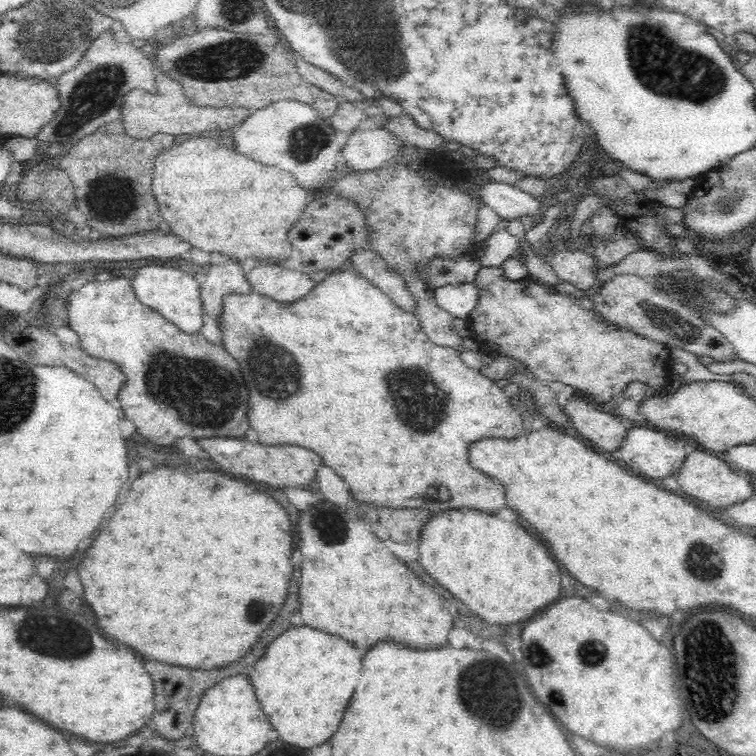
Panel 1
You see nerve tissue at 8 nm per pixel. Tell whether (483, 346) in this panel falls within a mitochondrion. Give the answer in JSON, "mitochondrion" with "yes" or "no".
{"mitochondrion":"no"}

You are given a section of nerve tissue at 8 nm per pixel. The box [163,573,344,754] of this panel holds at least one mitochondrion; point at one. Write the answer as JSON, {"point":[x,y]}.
{"point":[253,610]}

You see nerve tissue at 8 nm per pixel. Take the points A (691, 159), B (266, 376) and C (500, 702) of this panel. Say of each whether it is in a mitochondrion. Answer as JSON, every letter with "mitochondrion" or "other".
{"A":"other","B":"mitochondrion","C":"mitochondrion"}

